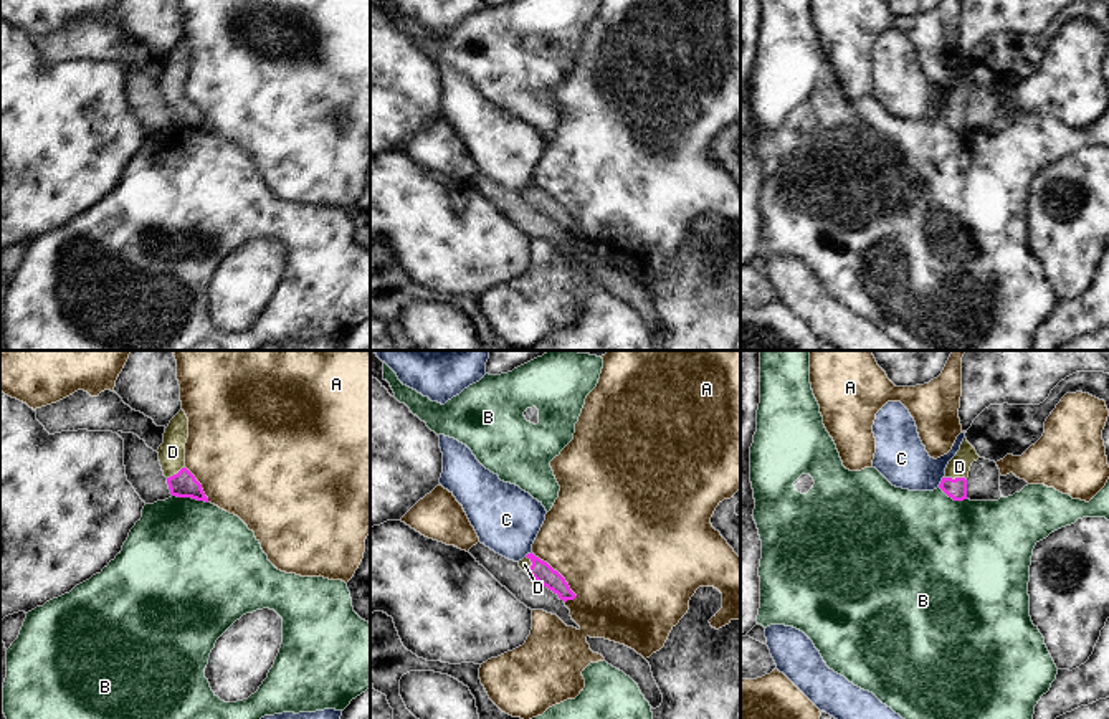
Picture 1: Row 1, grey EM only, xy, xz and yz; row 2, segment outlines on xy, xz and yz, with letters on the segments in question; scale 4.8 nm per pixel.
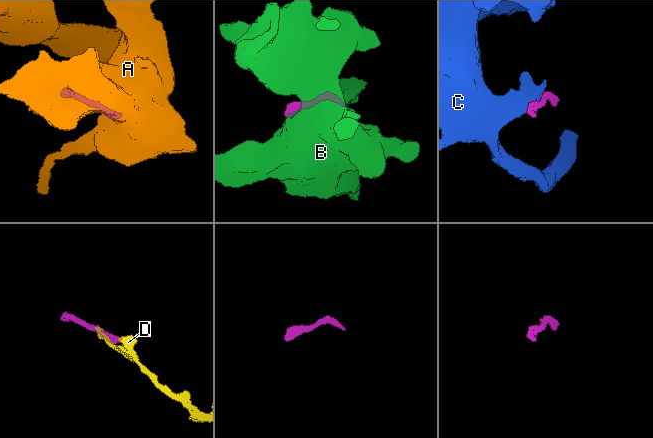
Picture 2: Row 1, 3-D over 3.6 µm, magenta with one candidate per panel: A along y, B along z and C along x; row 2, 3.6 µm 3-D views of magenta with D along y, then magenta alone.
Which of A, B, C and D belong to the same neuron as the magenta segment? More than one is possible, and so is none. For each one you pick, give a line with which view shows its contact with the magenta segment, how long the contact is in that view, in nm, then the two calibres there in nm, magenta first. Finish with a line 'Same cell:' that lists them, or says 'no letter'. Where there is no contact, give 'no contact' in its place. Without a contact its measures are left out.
D: yz | 110 nm | 100/110 nm
Same cell: D

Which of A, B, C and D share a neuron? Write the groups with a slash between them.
A / B / C / D

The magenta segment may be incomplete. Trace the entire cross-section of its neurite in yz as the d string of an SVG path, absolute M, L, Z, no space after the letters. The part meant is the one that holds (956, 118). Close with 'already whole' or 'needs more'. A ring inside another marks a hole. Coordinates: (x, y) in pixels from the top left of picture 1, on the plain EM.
M964 68L960 79L949 91L945 98L945 106L942 107L939 117L954 131L967 129L967 107L973 91L980 86L975 78Z; needs more

